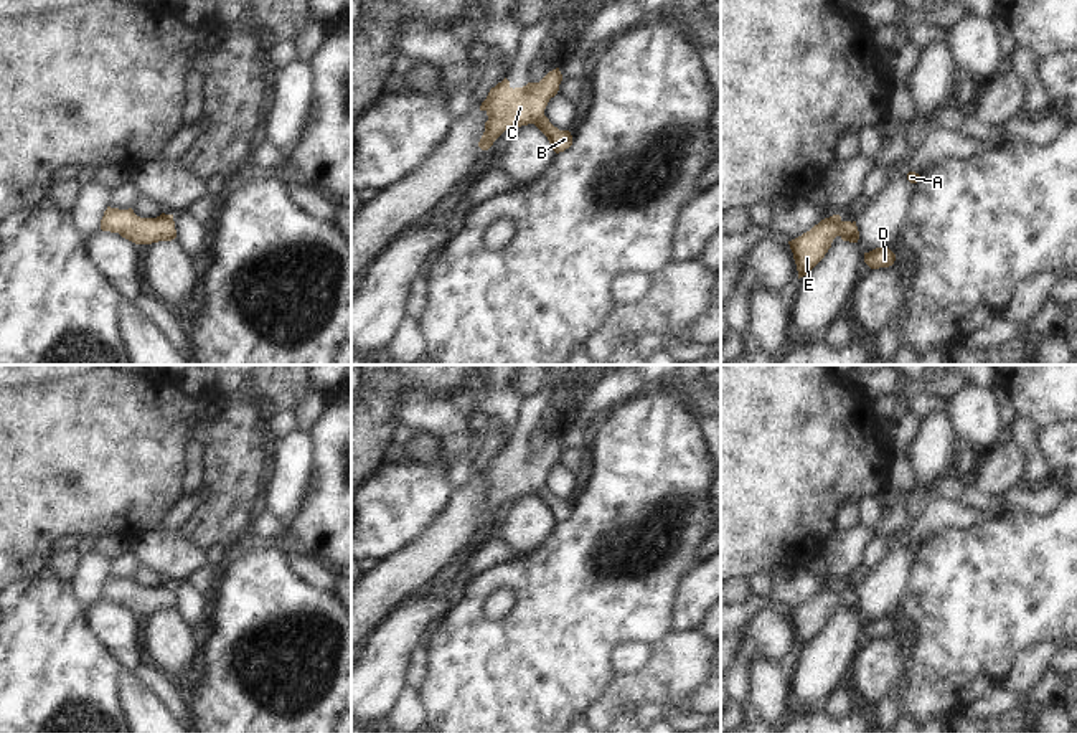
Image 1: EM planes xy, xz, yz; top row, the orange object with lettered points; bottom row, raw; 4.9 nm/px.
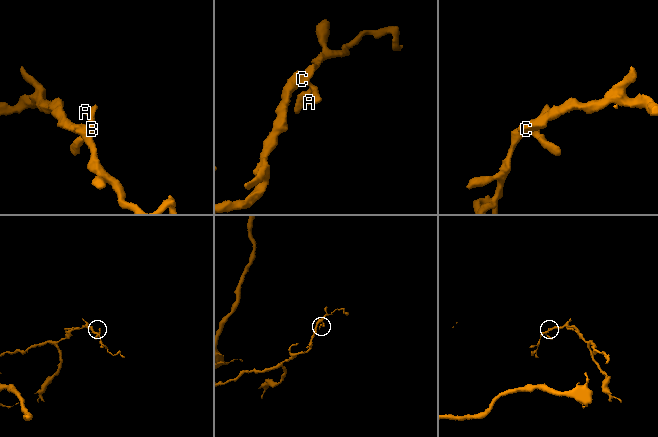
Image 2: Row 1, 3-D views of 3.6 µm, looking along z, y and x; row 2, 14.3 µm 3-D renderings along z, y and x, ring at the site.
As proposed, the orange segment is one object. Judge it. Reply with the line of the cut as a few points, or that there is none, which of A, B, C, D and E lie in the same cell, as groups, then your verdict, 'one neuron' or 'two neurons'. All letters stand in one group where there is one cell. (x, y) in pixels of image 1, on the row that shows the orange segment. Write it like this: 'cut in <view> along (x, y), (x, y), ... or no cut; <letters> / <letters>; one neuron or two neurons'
no cut; A B C D E; one neuron

